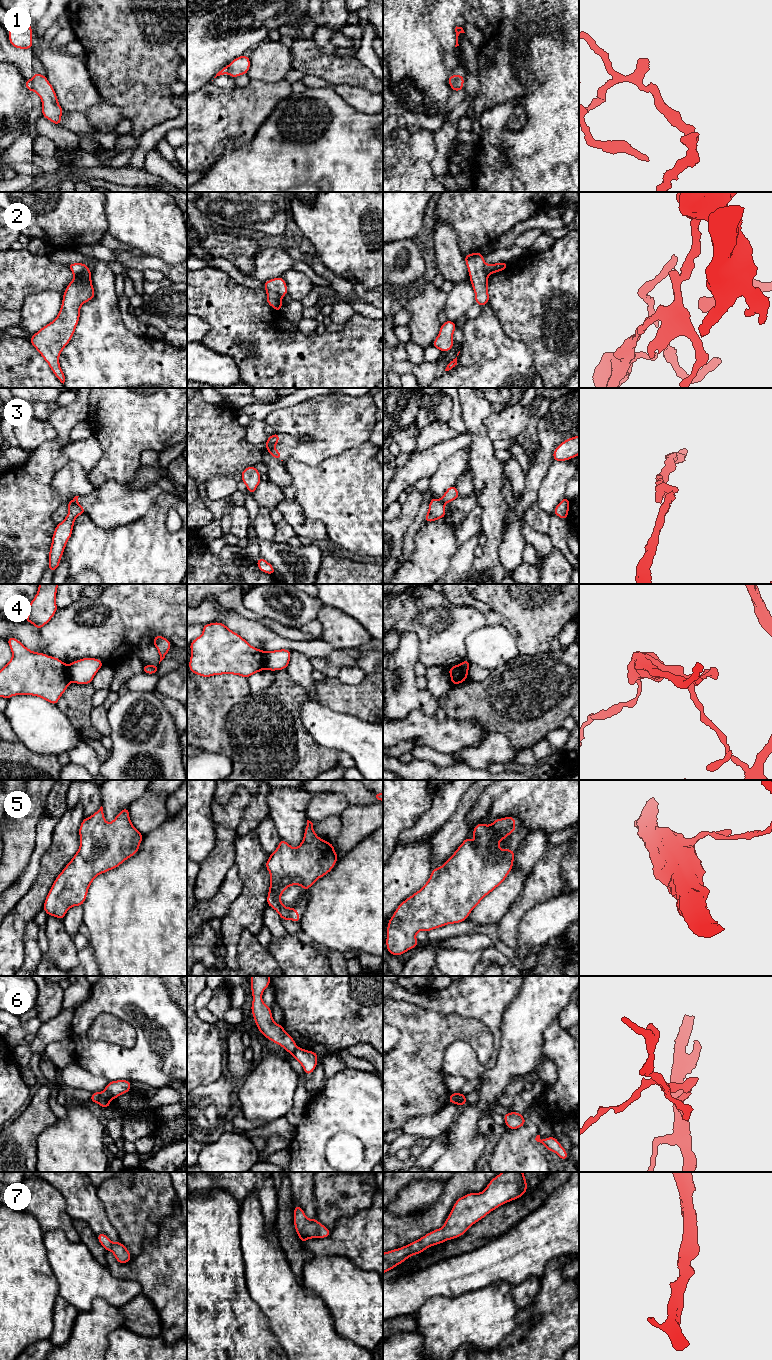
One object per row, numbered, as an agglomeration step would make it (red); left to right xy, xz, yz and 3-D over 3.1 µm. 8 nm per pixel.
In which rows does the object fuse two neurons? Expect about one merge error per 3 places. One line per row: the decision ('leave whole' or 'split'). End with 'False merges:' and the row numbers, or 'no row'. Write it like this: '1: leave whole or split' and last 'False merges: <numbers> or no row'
1: split
2: split
3: split
4: split
5: leave whole
6: split
7: leave whole
False merges: 1, 2, 3, 4, 6

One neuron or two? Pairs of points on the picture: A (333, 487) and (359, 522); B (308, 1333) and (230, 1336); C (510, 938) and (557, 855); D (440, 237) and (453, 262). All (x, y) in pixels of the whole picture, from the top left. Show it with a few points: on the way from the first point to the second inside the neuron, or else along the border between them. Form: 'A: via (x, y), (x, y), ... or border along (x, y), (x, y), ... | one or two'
A: via (342, 496), (359, 513) | one
B: border along (262, 1313), (268, 1321), (271, 1332), (284, 1349) | two
C: via (512, 917), (546, 880), (546, 876) | one
D: via (446, 243), (448, 256) | one

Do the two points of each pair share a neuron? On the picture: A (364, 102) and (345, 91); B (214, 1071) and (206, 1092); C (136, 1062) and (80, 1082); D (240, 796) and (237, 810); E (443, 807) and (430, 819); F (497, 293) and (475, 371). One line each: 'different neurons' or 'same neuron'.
A: same neuron
B: different neurons
C: different neurons
D: same neuron
E: same neuron
F: different neurons

